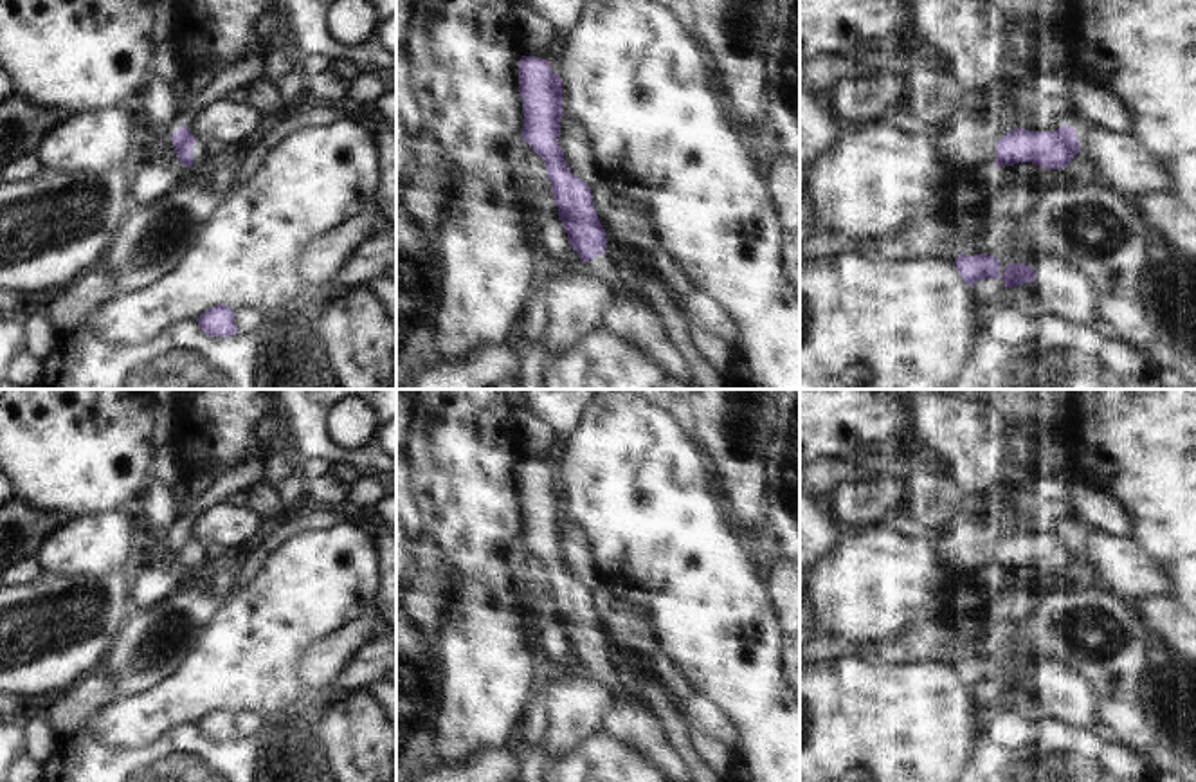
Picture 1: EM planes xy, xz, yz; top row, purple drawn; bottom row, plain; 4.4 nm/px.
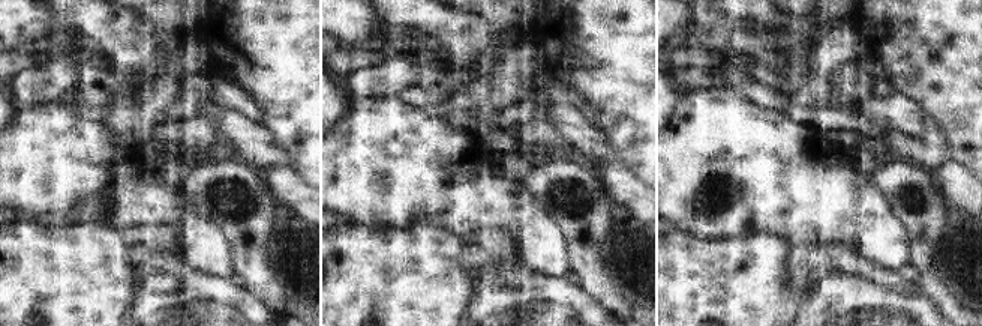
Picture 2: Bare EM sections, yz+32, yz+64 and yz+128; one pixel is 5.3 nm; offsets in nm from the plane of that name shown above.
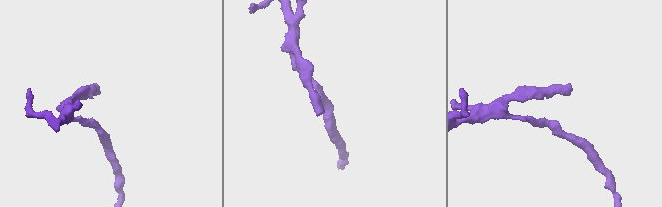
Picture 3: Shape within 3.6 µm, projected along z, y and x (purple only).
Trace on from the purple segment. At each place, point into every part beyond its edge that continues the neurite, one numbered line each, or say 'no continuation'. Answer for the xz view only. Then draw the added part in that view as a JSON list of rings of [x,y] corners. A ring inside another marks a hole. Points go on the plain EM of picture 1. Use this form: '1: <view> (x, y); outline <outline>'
1: xz (629, 723); outline [[[603,656],[582,670],[605,683],[614,694],[614,708],[602,719],[602,730],[638,750],[670,780],[690,782],[686,764],[668,744],[659,723],[627,696],[609,659]]]

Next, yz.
no continuation

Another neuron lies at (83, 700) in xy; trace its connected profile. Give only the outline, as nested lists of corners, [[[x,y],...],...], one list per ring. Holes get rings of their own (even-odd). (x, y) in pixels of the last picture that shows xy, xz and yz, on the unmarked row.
[[[92,668],[85,677],[72,683],[41,715],[27,723],[22,753],[43,764],[56,751],[61,737],[72,735],[117,697],[104,668]]]

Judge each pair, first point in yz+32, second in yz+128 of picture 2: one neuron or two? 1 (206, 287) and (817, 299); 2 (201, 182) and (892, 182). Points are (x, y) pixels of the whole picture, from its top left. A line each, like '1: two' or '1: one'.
1: one
2: one

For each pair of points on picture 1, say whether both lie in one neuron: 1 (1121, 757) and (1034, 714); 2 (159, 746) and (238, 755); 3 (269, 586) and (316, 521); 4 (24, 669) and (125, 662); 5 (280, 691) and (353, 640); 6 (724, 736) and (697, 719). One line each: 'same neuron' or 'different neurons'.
1: same neuron
2: same neuron
3: different neurons
4: different neurons
5: different neurons
6: same neuron

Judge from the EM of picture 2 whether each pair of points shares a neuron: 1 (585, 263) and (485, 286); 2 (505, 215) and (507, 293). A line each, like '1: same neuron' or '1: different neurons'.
1: different neurons
2: different neurons

